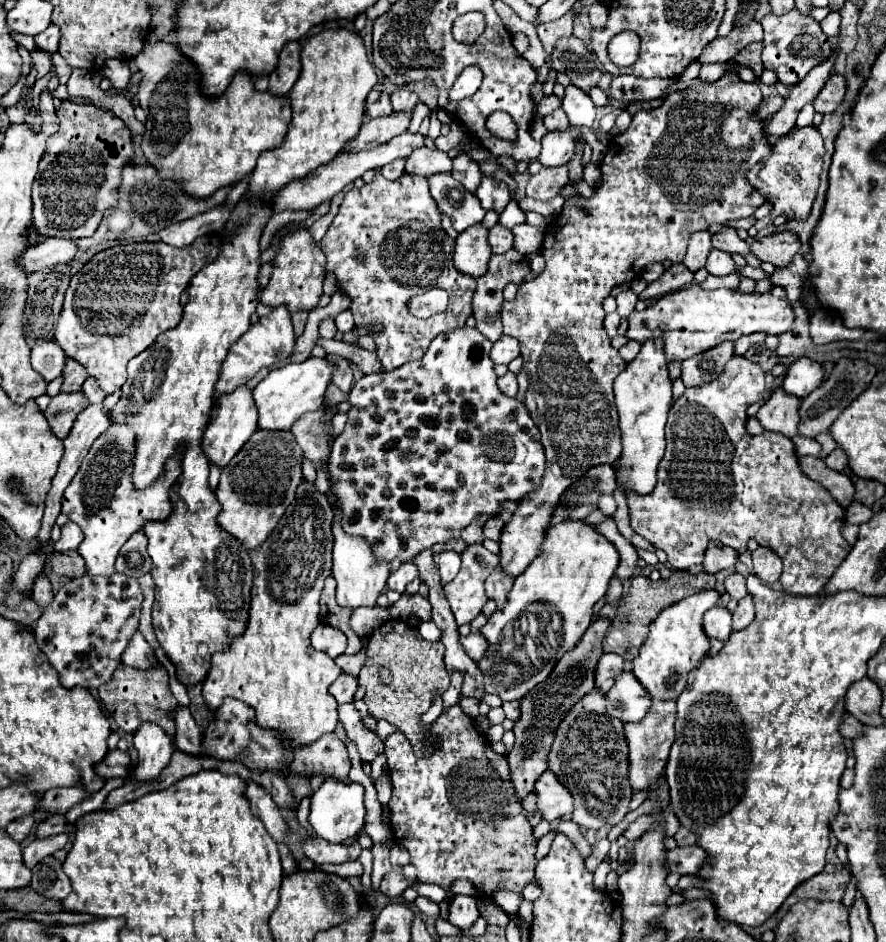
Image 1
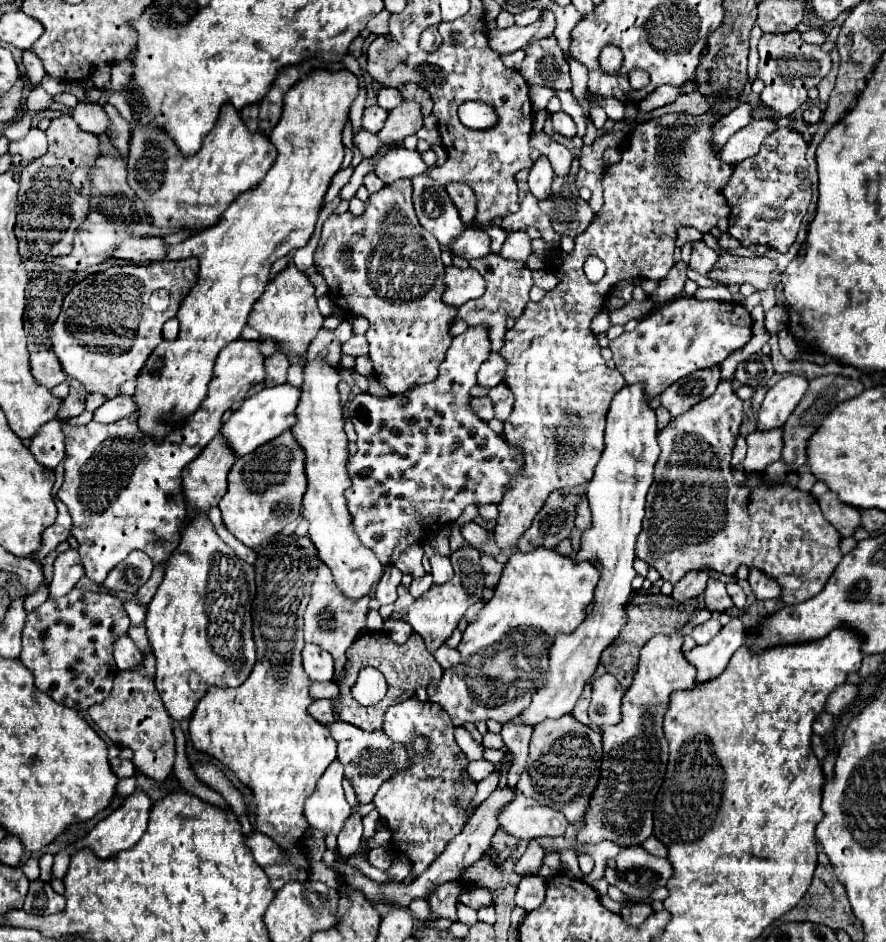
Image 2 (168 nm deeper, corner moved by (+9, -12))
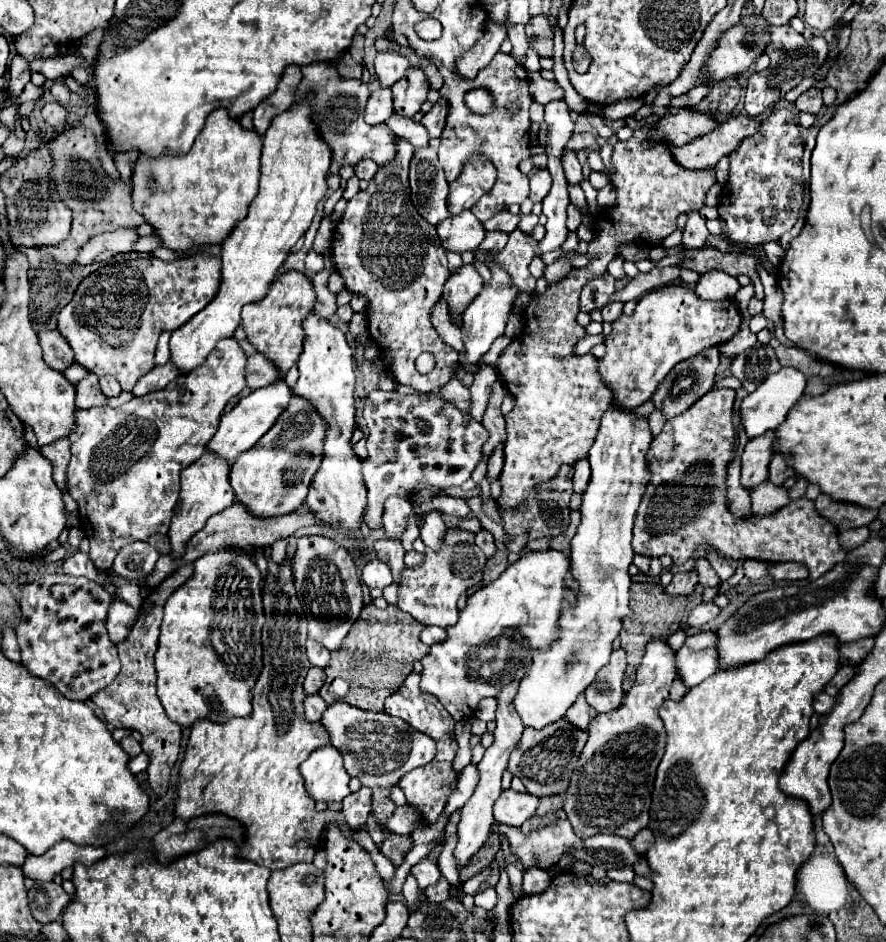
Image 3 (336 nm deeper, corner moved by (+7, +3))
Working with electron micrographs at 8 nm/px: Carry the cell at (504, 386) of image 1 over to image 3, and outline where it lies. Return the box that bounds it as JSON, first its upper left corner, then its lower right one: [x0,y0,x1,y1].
[439,378,471,412]

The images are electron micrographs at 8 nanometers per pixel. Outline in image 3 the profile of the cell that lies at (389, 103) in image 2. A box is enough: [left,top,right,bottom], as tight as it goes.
[375,52,409,88]

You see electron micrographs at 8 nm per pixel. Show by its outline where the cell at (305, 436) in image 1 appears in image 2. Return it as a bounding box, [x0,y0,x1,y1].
[293,357,383,599]

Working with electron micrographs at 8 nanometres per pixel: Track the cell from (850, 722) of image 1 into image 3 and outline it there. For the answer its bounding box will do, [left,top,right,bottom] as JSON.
[813,692,833,714]

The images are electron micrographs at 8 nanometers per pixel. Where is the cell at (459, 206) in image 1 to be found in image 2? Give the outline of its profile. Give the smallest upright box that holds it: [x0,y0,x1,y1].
[413,173,465,247]

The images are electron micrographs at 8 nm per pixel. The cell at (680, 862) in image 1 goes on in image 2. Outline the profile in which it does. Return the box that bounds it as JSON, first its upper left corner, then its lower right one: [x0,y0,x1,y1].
[605,847,673,901]

